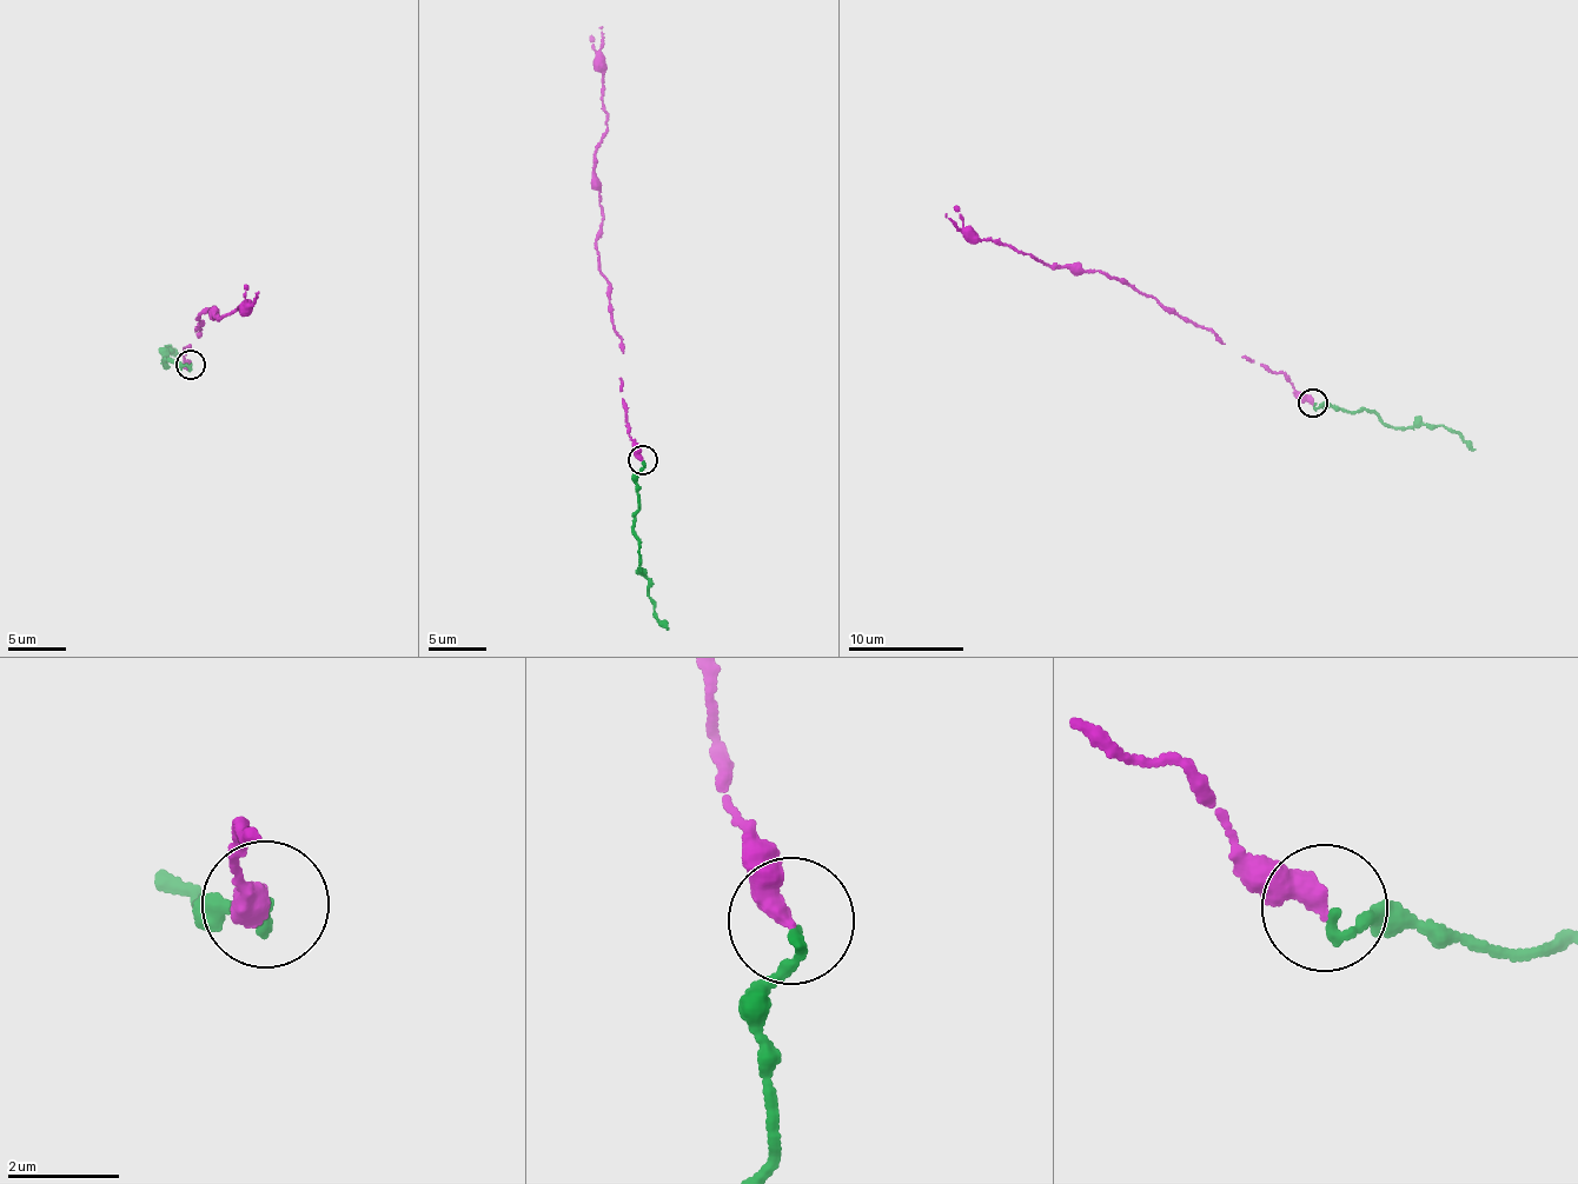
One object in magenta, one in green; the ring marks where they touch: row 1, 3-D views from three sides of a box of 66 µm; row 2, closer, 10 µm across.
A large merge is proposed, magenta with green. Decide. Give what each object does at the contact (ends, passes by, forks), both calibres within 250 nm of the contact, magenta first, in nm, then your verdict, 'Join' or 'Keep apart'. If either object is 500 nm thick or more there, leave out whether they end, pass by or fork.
At the ring magenta ends. At the ring green ends. Thickness 420 nm (magenta) against 150 nm. Join

